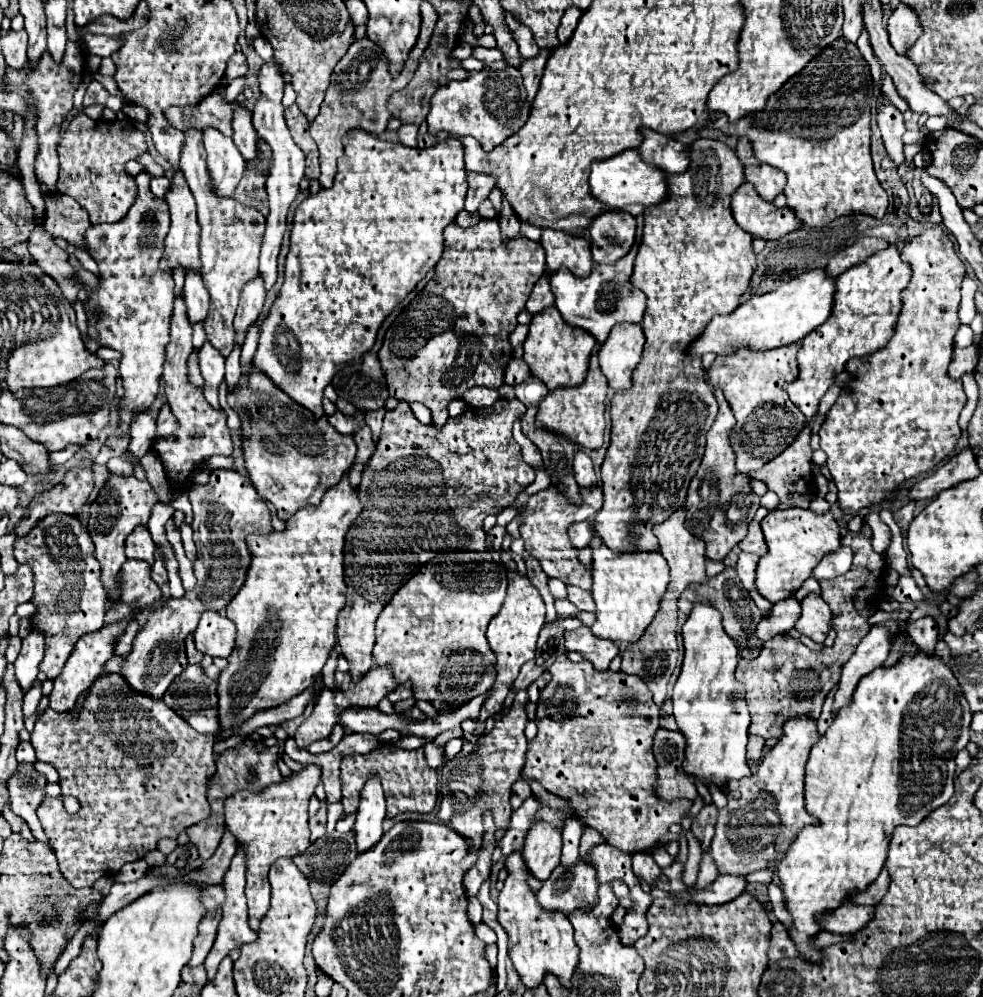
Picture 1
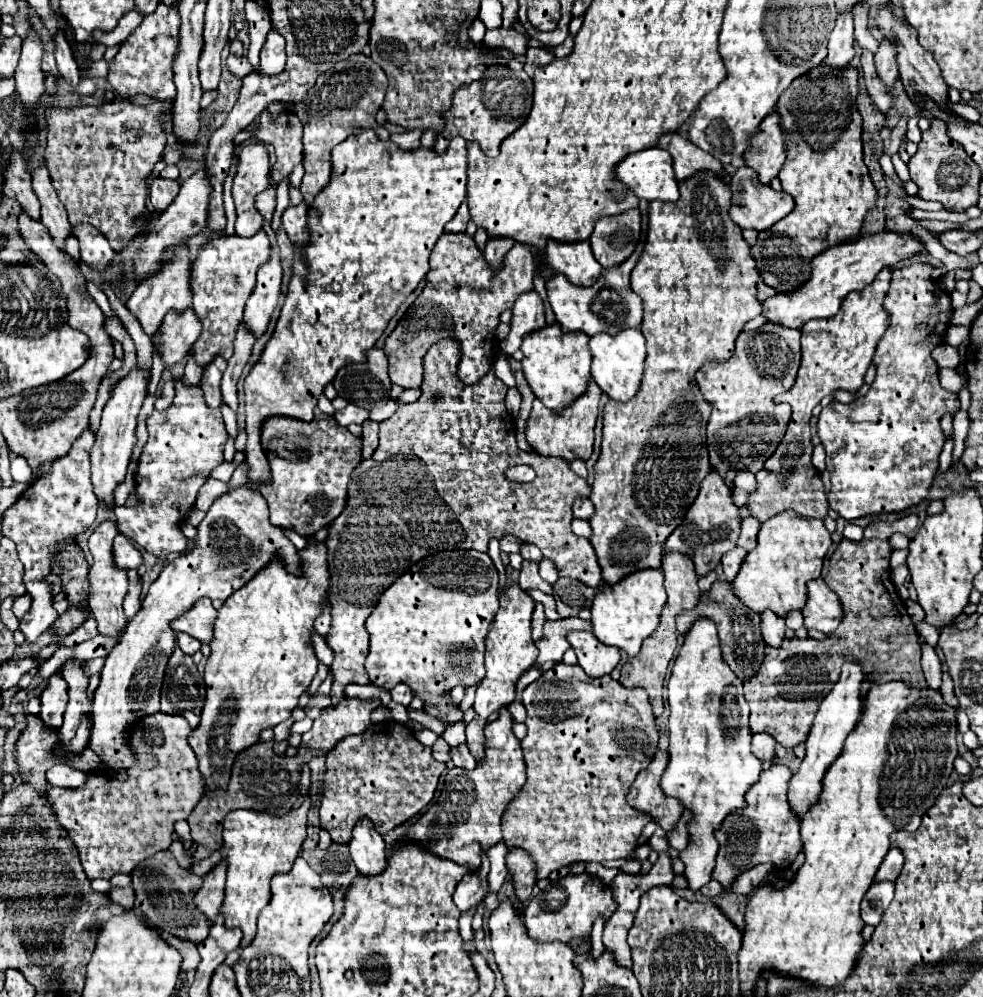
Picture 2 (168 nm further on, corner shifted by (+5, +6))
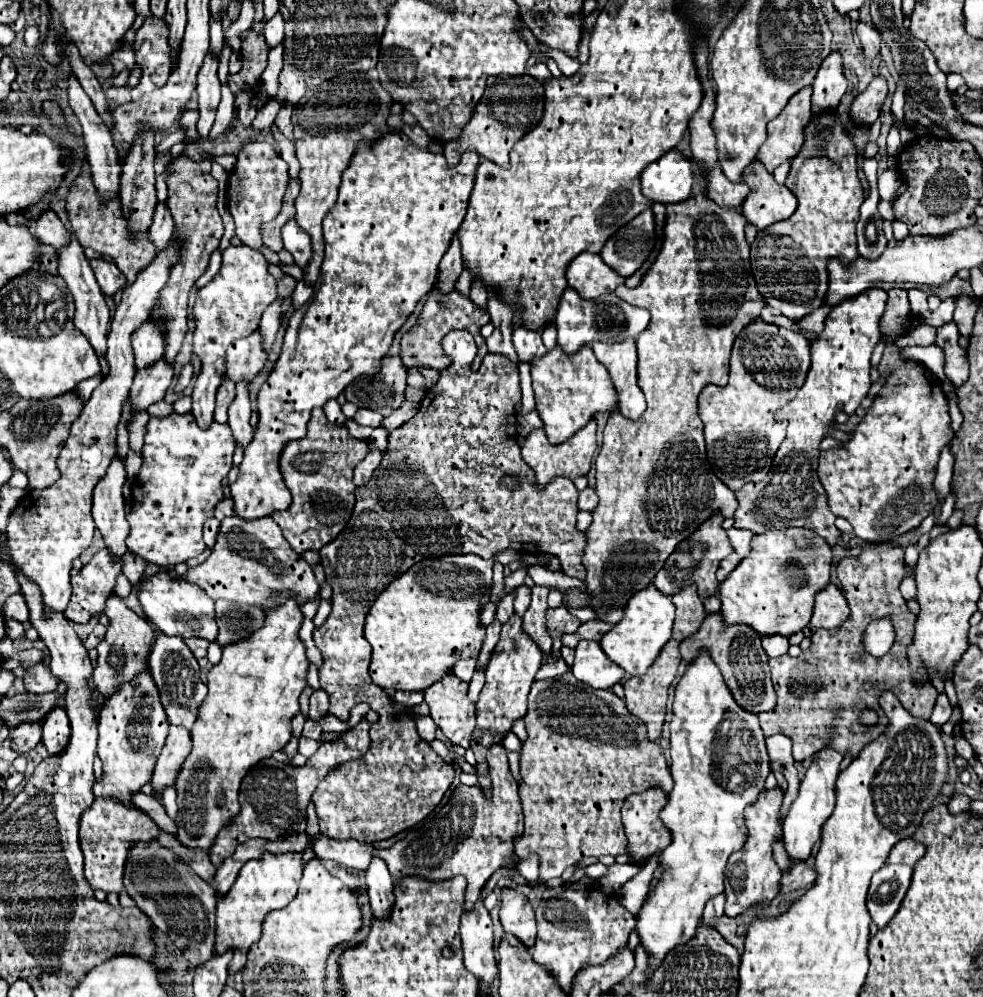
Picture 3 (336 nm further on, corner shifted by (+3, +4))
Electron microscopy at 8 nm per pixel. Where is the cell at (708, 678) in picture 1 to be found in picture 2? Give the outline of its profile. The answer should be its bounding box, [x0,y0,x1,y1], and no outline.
[661,620,761,890]

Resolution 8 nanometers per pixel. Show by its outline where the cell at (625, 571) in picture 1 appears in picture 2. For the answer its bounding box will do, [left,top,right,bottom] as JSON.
[591,568,667,658]

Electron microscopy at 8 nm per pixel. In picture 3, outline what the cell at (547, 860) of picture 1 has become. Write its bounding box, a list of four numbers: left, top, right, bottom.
[499,888,537,946]

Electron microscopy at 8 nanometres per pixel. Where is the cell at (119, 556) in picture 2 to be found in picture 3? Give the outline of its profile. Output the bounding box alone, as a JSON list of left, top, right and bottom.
[65,550,123,622]

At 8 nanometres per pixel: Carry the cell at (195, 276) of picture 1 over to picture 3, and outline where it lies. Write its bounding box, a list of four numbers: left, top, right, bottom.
[129,358,173,412]

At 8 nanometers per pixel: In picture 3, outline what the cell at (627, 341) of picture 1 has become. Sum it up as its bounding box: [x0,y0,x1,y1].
[591,338,645,418]

